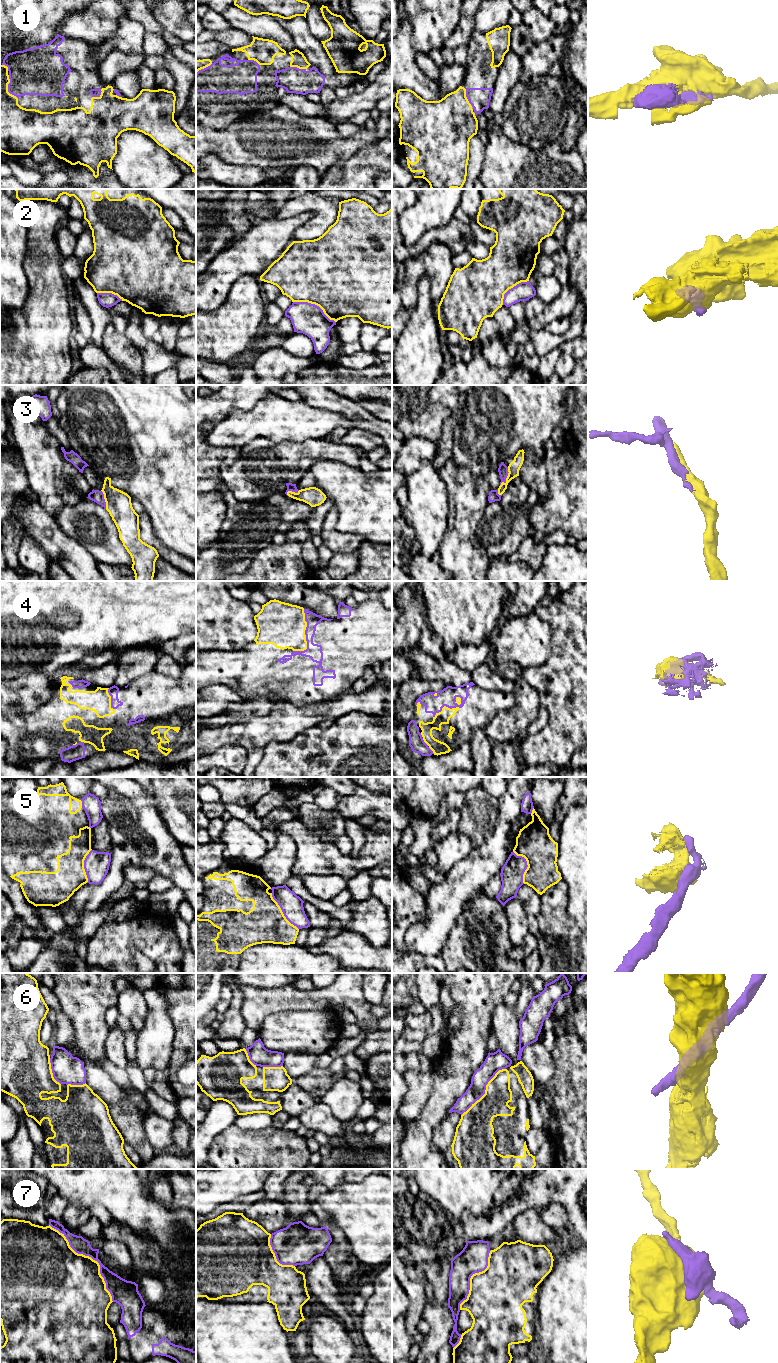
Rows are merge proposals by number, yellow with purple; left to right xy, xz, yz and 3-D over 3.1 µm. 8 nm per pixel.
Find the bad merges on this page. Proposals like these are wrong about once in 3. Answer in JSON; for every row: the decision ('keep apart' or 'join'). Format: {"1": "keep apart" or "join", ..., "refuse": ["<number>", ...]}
{"1": "join", "2": "keep apart", "3": "join", "4": "keep apart", "5": "keep apart", "6": "keep apart", "7": "keep apart", "refuse": ["2", "4", "5", "6", "7"]}

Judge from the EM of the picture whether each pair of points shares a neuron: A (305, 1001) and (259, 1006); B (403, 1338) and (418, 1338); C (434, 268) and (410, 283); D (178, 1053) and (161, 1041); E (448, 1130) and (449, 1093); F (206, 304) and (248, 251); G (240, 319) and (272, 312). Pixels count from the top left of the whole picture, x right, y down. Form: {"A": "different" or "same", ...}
{"A": "same", "B": "different", "C": "same", "D": "different", "E": "different", "F": "same", "G": "different"}

